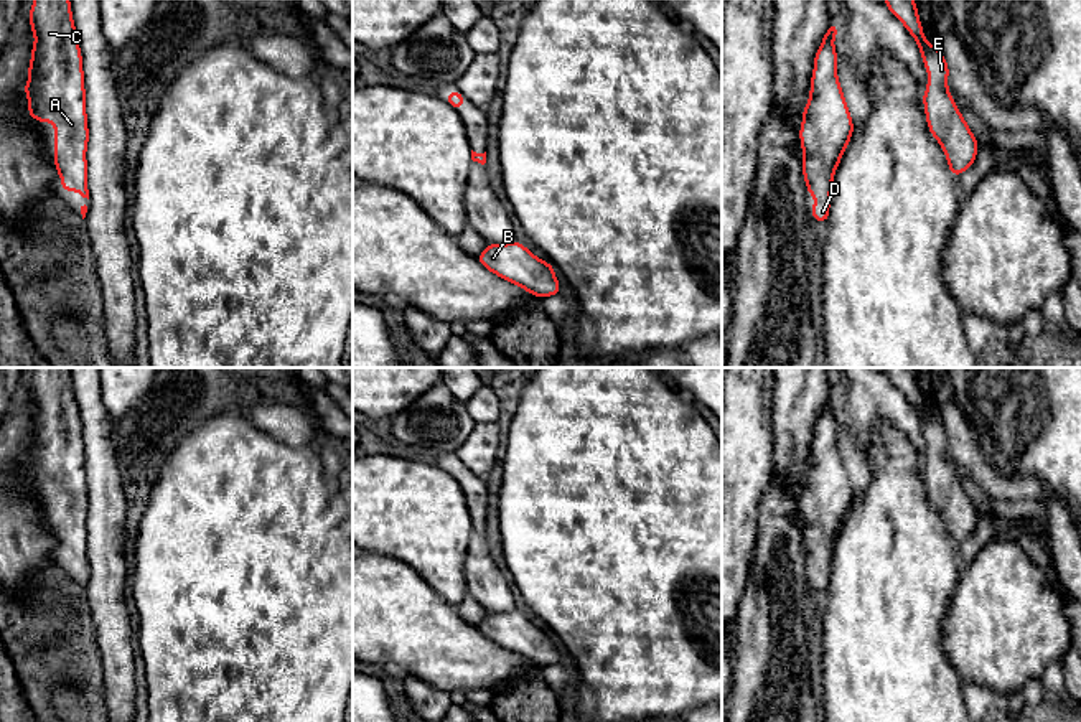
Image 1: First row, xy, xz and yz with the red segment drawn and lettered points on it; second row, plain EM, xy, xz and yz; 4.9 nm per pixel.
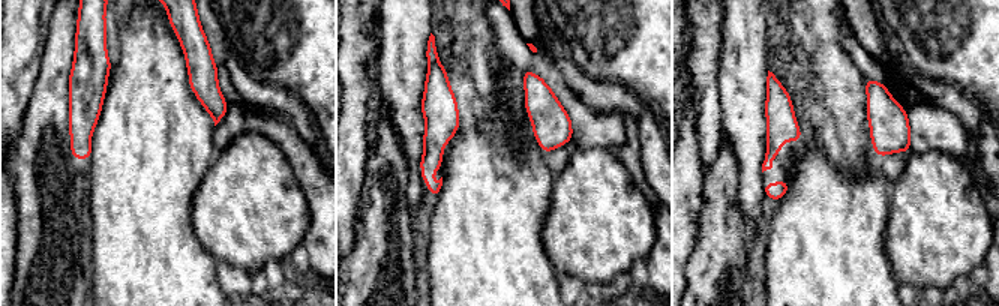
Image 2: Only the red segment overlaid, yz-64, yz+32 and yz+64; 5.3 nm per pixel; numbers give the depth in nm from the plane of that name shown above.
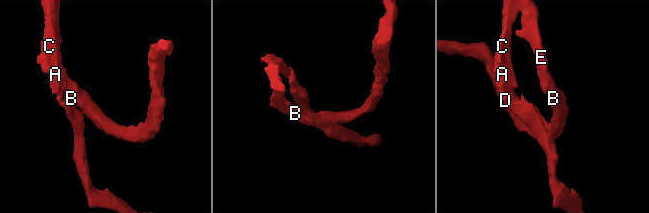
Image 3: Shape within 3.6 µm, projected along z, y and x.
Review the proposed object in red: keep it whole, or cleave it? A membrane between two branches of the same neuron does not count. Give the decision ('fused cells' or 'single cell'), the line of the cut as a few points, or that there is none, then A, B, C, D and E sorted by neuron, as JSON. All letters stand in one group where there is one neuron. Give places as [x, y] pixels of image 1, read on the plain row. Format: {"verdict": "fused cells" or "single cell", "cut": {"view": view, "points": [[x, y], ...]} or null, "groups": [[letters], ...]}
{"verdict": "single cell", "cut": null, "groups": [["A", "B", "C", "D", "E"]]}

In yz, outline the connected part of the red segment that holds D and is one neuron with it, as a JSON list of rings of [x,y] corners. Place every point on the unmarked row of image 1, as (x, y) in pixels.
[[[831,391],[814,425],[809,471],[799,498],[806,560],[816,569],[811,585],[824,593],[829,590],[834,542],[855,498],[837,448],[837,404],[839,394]]]

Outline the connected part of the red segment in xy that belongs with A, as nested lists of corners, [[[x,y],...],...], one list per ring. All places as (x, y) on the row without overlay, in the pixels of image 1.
[[[35,368],[28,391],[35,404],[28,434],[30,448],[23,457],[28,465],[28,485],[36,491],[54,493],[54,537],[61,546],[61,559],[77,560],[89,569],[84,440],[69,368]]]

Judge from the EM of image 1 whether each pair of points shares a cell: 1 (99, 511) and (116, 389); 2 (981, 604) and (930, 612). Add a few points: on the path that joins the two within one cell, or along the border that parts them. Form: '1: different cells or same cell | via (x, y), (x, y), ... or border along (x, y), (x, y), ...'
1: different cells | border along (98, 384), (102, 404), (112, 422)
2: different cells | border along (961, 572), (943, 622), (943, 646)

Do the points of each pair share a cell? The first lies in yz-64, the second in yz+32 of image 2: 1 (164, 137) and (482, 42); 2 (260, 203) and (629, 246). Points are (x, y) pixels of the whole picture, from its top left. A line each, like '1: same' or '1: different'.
1: different
2: same

